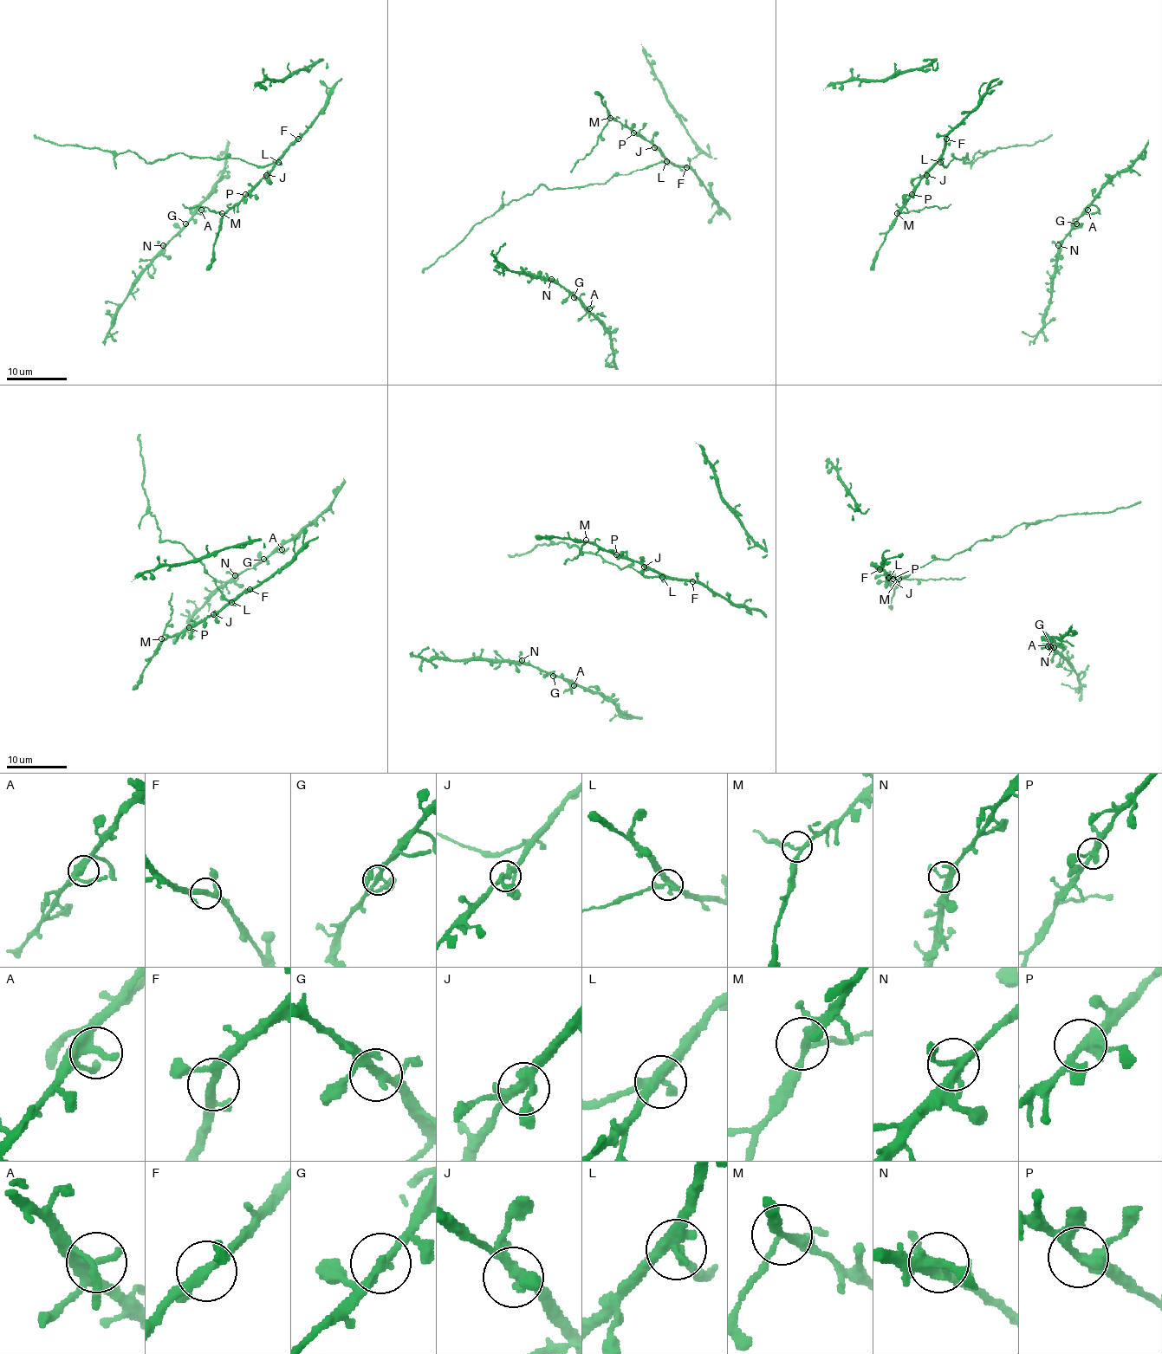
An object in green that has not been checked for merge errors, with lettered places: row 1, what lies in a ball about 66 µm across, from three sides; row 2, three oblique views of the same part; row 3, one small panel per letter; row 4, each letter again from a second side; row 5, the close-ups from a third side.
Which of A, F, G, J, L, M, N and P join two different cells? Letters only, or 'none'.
L, M

